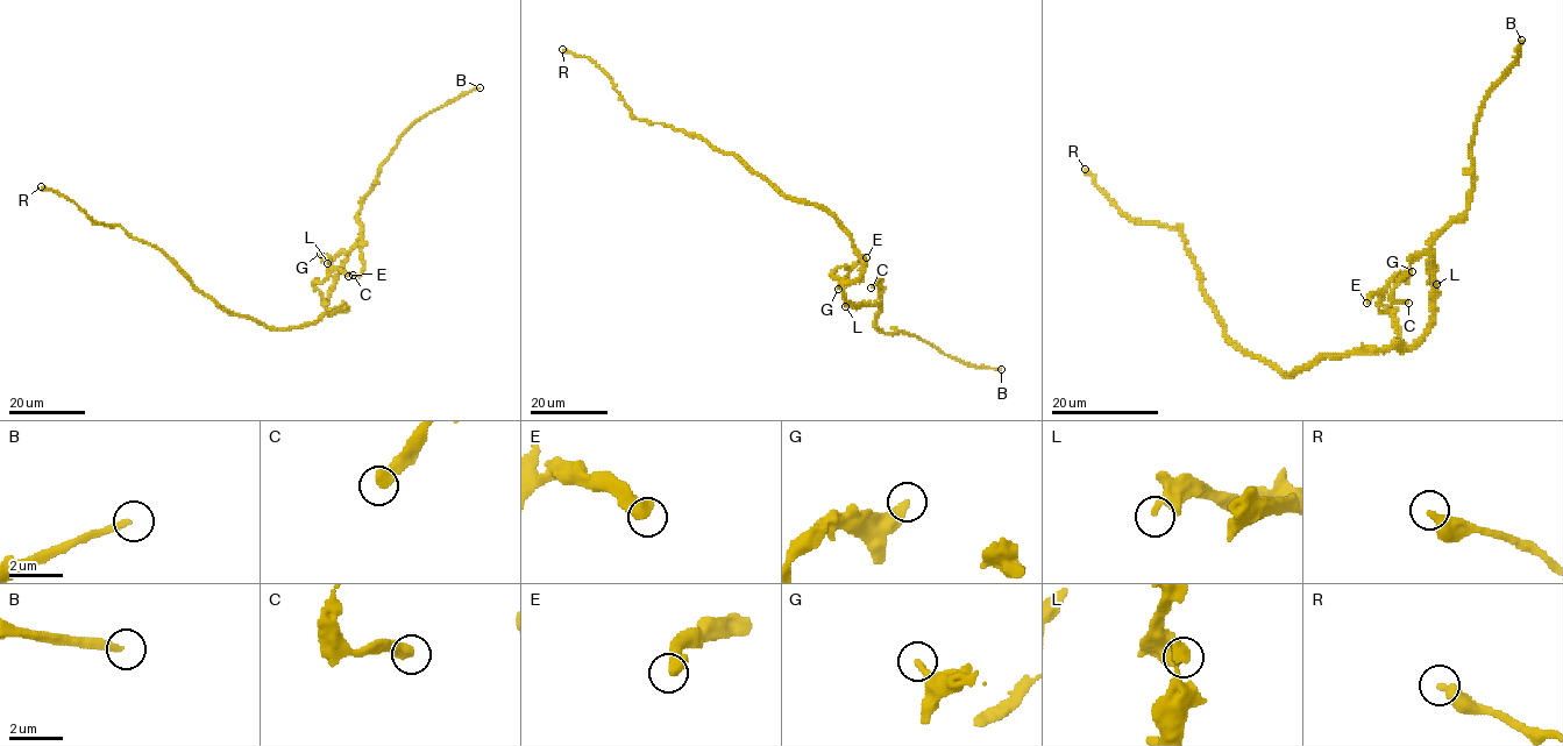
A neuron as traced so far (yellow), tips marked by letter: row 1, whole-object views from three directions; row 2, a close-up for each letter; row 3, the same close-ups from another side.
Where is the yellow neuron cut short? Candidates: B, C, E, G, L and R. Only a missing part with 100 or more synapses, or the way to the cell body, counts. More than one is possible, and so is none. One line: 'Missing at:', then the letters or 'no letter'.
Missing at: B

